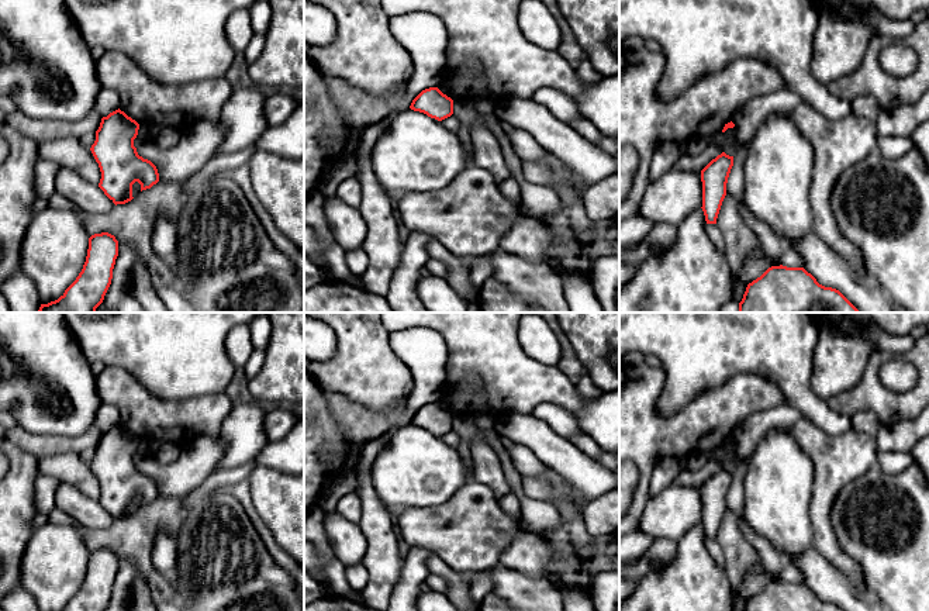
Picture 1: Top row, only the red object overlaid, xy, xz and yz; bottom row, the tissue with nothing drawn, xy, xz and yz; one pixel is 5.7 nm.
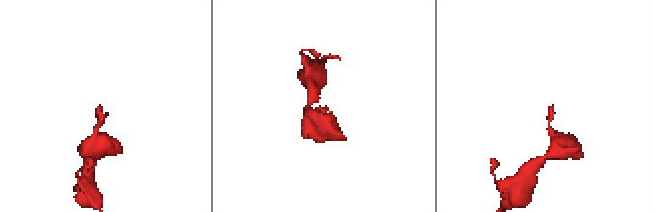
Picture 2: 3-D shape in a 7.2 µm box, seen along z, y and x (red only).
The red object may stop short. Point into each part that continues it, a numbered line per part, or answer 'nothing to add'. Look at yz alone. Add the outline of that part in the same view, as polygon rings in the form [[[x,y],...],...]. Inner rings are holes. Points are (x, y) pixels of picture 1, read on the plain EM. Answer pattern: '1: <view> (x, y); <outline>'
nothing to add

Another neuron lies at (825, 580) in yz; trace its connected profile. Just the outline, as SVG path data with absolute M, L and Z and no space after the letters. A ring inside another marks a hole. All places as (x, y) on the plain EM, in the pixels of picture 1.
M815 546L800 556L781 556L785 563L802 572L802 583L819 600L836 604L843 611L885 611L884 605L874 596L857 591L843 573L819 555Z

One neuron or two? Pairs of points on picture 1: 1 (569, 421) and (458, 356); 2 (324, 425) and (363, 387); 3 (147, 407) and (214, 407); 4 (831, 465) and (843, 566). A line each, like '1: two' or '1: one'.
1: two
2: two
3: one
4: one

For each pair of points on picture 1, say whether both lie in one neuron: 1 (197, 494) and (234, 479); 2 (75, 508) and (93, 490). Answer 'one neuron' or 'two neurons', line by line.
1: one neuron
2: two neurons

